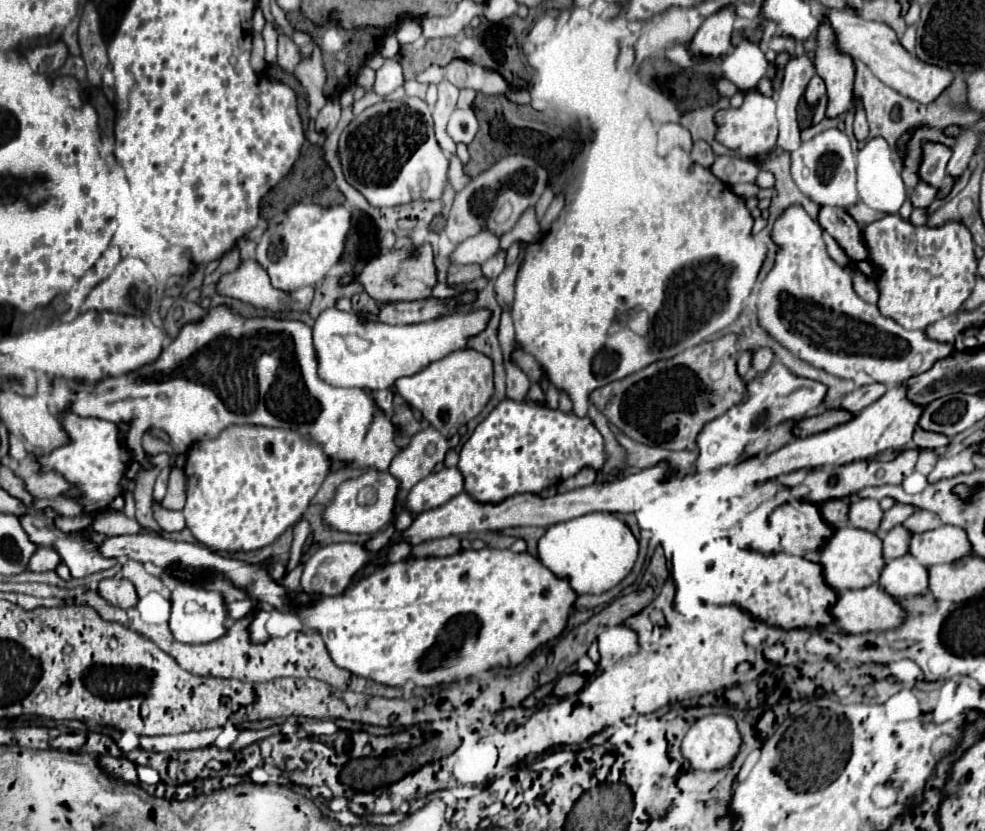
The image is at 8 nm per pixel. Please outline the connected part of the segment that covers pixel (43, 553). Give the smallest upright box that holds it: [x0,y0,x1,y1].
[30,546,60,572]

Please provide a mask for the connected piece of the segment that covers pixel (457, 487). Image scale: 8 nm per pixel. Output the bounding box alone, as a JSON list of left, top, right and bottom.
[406,468,464,514]

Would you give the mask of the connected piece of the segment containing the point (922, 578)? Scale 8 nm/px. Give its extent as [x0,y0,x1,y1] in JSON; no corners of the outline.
[880,554,928,600]

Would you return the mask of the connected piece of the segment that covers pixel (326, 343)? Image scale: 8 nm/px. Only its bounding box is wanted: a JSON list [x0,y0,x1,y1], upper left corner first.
[314,308,492,392]

